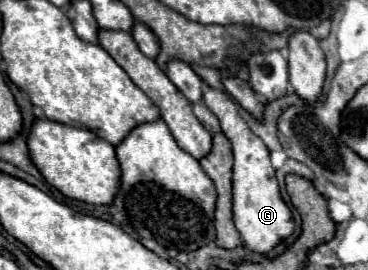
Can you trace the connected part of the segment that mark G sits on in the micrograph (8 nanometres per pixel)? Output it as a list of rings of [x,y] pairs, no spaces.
[[[206,86],[204,104],[216,114],[224,136],[232,142],[234,148],[234,176],[232,176],[234,208],[232,210],[234,210],[234,224],[242,236],[242,244],[252,252],[268,254],[274,246],[278,246],[294,232],[292,210],[280,196],[276,170],[270,164],[270,150],[266,150],[266,144],[240,118],[234,100],[224,90],[214,90]]]

